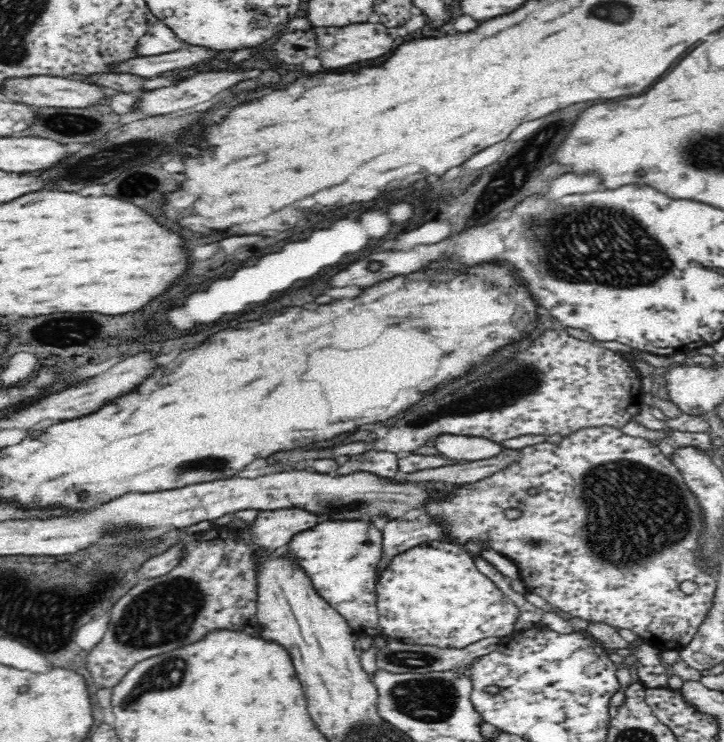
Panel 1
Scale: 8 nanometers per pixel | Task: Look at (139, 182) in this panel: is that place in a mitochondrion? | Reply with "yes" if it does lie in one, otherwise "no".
no

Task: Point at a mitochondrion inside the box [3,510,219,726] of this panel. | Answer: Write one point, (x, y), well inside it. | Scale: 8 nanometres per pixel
(163, 614)

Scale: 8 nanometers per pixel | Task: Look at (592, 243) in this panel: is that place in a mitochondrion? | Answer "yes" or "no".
yes

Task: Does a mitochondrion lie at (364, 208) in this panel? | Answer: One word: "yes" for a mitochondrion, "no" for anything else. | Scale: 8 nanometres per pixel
no

